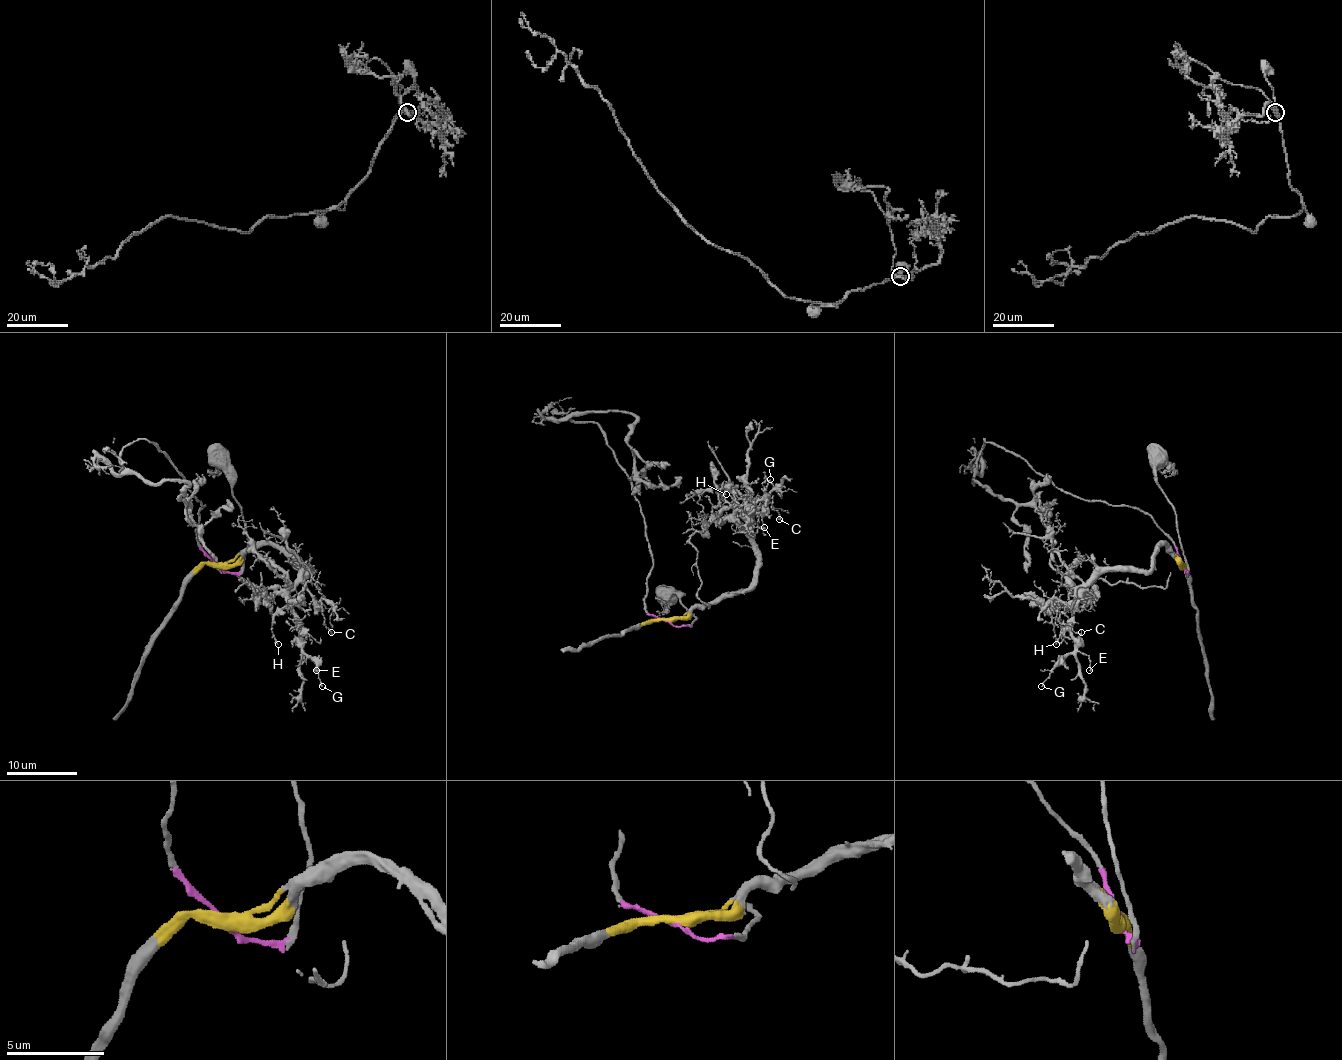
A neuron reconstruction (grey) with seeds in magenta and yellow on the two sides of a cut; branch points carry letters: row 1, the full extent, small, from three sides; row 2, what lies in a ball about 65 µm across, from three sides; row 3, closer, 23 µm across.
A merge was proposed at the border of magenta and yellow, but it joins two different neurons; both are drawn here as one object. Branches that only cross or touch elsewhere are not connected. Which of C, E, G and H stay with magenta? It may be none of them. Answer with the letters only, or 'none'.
none

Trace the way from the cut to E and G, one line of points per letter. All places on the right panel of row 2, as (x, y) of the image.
E: (1182, 565), (1161, 545), (1149, 570), (1106, 570), (1074, 602), (1071, 637), (1076, 648), (1089, 656), (1089, 670)
G: (1182, 565), (1161, 545), (1149, 570), (1106, 570), (1074, 602), (1071, 630), (1074, 649), (1059, 662), (1041, 686)

